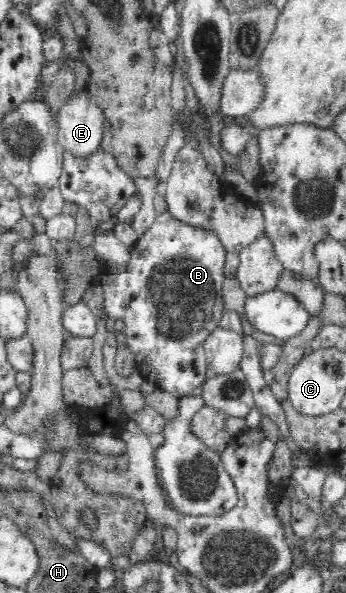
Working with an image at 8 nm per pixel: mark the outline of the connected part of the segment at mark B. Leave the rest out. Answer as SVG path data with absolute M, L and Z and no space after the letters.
M167 212L158 214L155 223L144 233L134 245L132 251L132 261L128 263L128 271L116 274L108 274L101 276L101 286L104 293L104 309L110 318L122 319L126 327L122 330L125 334L127 344L135 357L135 367L142 375L144 380L150 381L156 385L157 389L164 390L177 398L187 395L193 395L199 391L202 383L208 378L209 372L205 362L205 351L203 348L207 337L220 326L222 319L222 311L225 309L223 301L222 287L225 280L224 263L226 263L226 248L222 244L222 240L216 231L210 228L197 228L181 221L176 221L169 216Z

